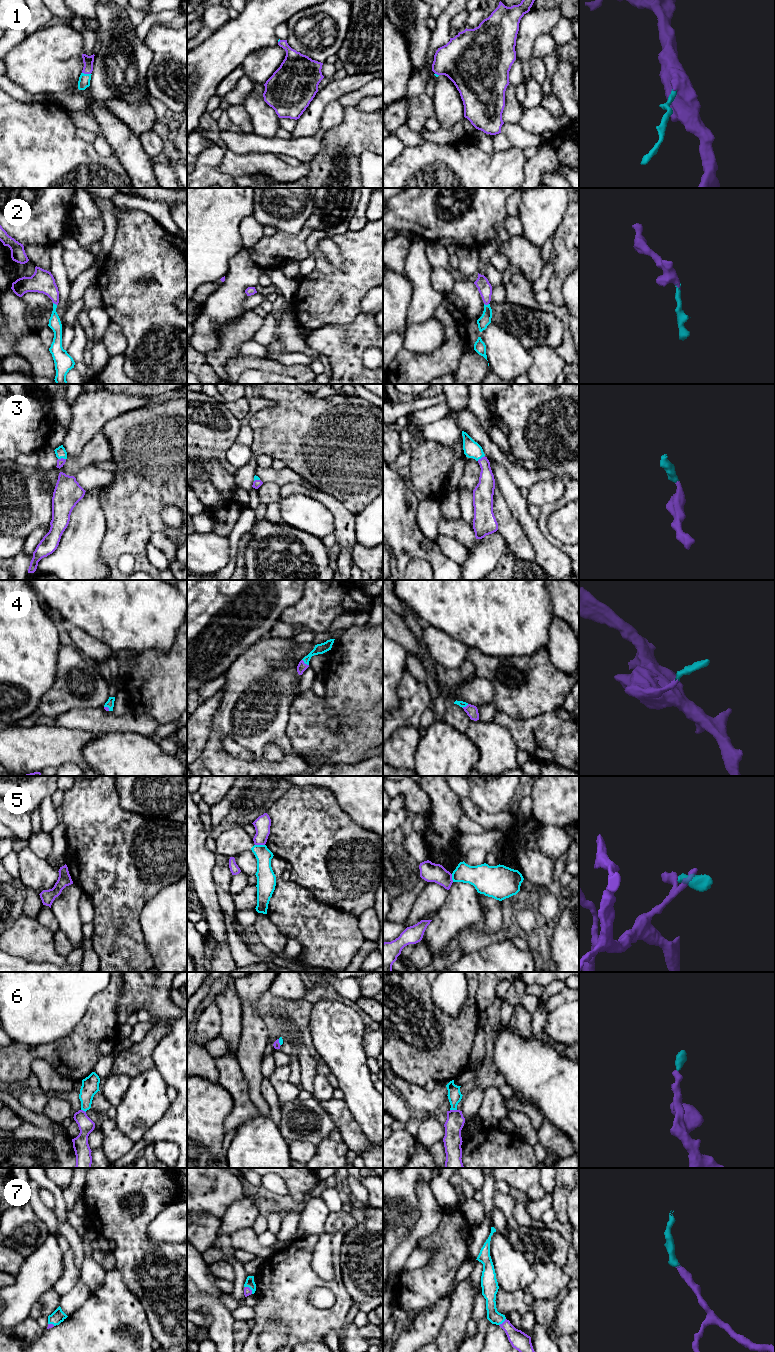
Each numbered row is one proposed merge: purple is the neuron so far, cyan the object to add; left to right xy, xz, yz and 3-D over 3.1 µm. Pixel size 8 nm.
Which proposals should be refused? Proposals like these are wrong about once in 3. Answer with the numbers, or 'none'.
5

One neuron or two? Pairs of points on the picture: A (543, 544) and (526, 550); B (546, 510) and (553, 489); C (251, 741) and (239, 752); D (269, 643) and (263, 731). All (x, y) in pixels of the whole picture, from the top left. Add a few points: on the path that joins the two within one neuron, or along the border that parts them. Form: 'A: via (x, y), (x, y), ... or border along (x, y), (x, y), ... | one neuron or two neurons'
A: border along (521, 527), (534, 551), (535, 560) | two neurons
B: border along (565, 488), (557, 500), (540, 508) | two neurons
C: border along (222, 738), (230, 736), (247, 749), (254, 760) | two neurons
D: via (263, 665), (263, 709) | one neuron

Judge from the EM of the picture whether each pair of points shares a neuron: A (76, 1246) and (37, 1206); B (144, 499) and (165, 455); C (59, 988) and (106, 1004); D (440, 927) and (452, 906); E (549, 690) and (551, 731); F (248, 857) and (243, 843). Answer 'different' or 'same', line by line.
A: same
B: same
C: different
D: same
E: different
F: different

